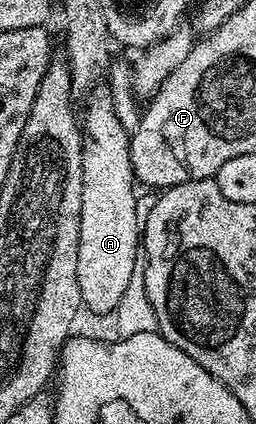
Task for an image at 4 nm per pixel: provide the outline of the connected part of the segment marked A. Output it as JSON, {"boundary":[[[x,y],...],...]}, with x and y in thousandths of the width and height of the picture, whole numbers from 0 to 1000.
{"boundary":[[[379,200],[359,208],[340,226],[336,241],[320,252],[320,512],[313,514],[313,538],[305,540],[305,682],[313,684],[313,710],[332,726],[344,724],[375,743],[434,745],[453,731],[461,710],[477,710],[477,691],[492,691],[492,672],[508,672],[508,651],[523,646],[523,616],[535,601],[555,592],[555,498],[531,491],[531,448],[539,434],[531,429],[531,410],[516,396],[516,373],[508,370],[508,342],[516,340],[516,321],[508,309],[480,300],[461,281],[461,271],[445,257],[445,238],[426,208],[406,200]]]}

